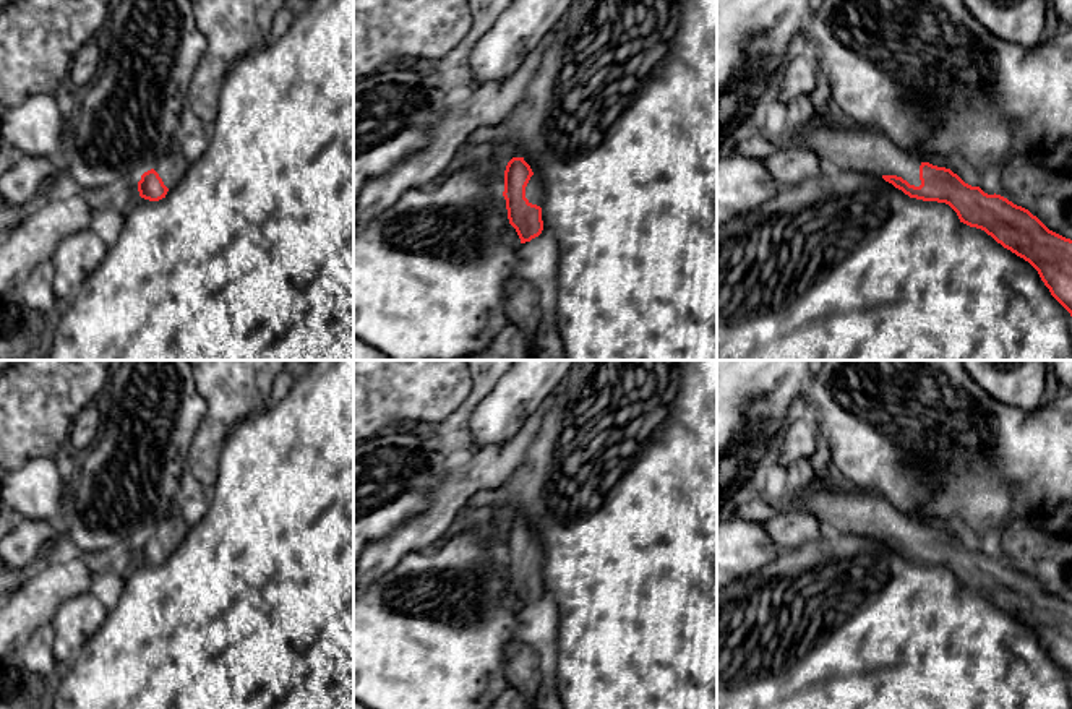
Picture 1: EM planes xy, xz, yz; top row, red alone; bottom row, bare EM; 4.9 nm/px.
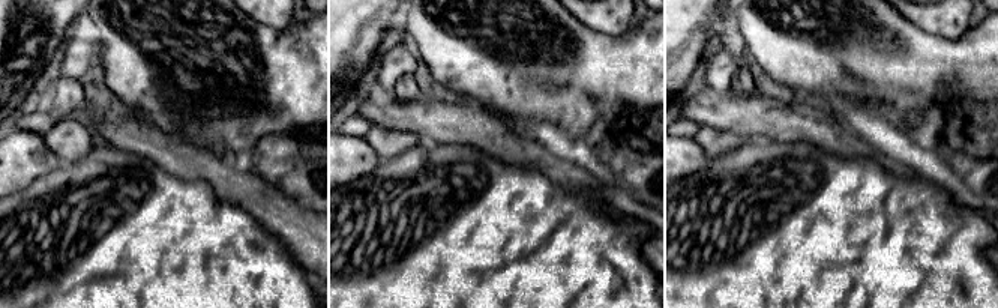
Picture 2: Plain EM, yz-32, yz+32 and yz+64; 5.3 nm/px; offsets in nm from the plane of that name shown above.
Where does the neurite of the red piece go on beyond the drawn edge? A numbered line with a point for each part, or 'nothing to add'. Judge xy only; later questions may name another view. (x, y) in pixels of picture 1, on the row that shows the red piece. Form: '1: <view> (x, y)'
1: xy (171, 167)

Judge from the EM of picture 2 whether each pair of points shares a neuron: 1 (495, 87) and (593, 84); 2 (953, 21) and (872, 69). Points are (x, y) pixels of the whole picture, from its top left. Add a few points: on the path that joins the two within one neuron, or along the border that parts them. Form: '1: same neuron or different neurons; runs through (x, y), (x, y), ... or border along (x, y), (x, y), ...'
1: same neuron; runs through (520, 87), (538, 87), (545, 93), (569, 90)
2: different neurons; border along (904, 15), (949, 39), (968, 29)

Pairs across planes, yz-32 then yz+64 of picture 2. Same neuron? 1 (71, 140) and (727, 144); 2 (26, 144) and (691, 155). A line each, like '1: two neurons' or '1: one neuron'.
1: one neuron
2: one neuron

